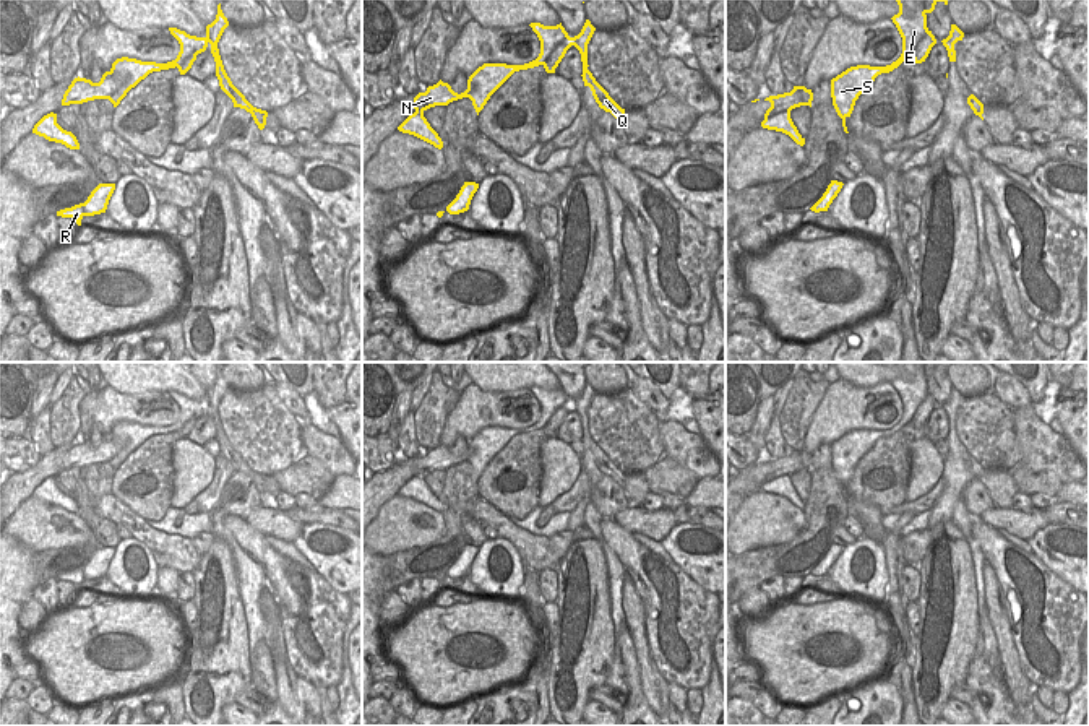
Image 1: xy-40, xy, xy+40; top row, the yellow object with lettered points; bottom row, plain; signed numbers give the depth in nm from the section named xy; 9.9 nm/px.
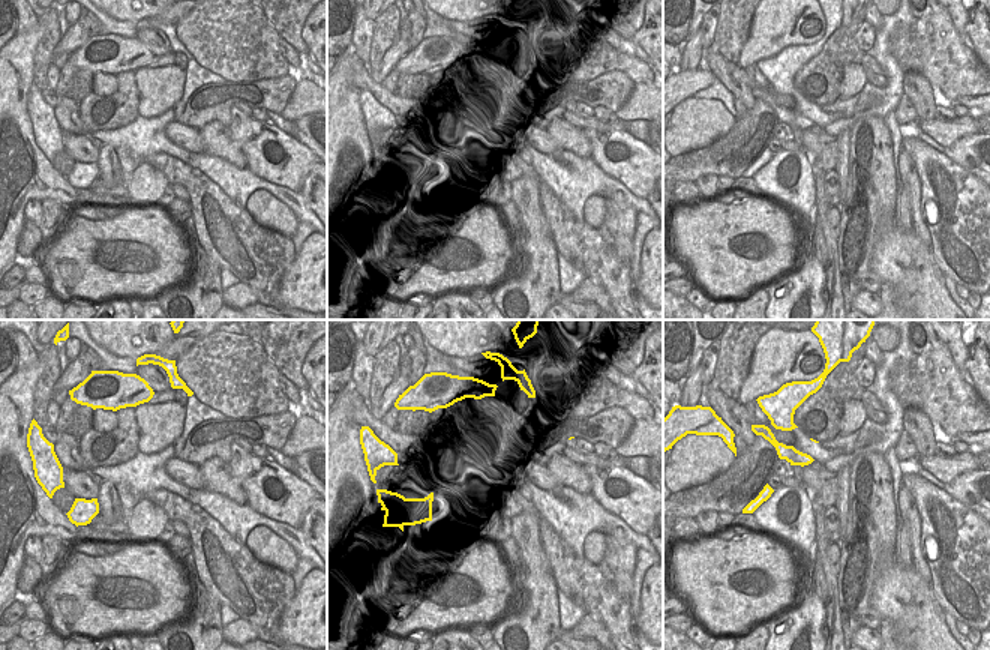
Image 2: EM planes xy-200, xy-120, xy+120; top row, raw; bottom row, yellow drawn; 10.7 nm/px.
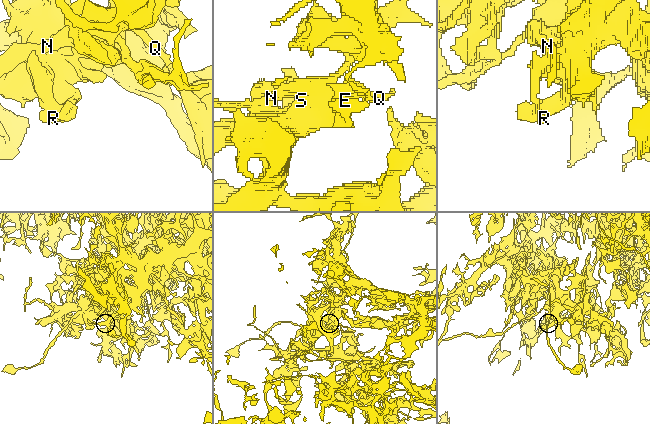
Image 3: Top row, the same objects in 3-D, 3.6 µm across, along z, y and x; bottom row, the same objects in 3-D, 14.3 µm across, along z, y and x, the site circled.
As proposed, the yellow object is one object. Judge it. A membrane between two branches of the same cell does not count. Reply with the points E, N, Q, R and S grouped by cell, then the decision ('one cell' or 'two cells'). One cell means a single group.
groups E Q R S / N; two cells

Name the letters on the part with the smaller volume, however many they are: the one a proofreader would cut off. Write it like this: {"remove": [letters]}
{"remove": ["N"]}

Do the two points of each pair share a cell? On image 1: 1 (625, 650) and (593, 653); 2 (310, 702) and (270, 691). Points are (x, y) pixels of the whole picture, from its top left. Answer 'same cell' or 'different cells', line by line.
1: different cells
2: different cells

